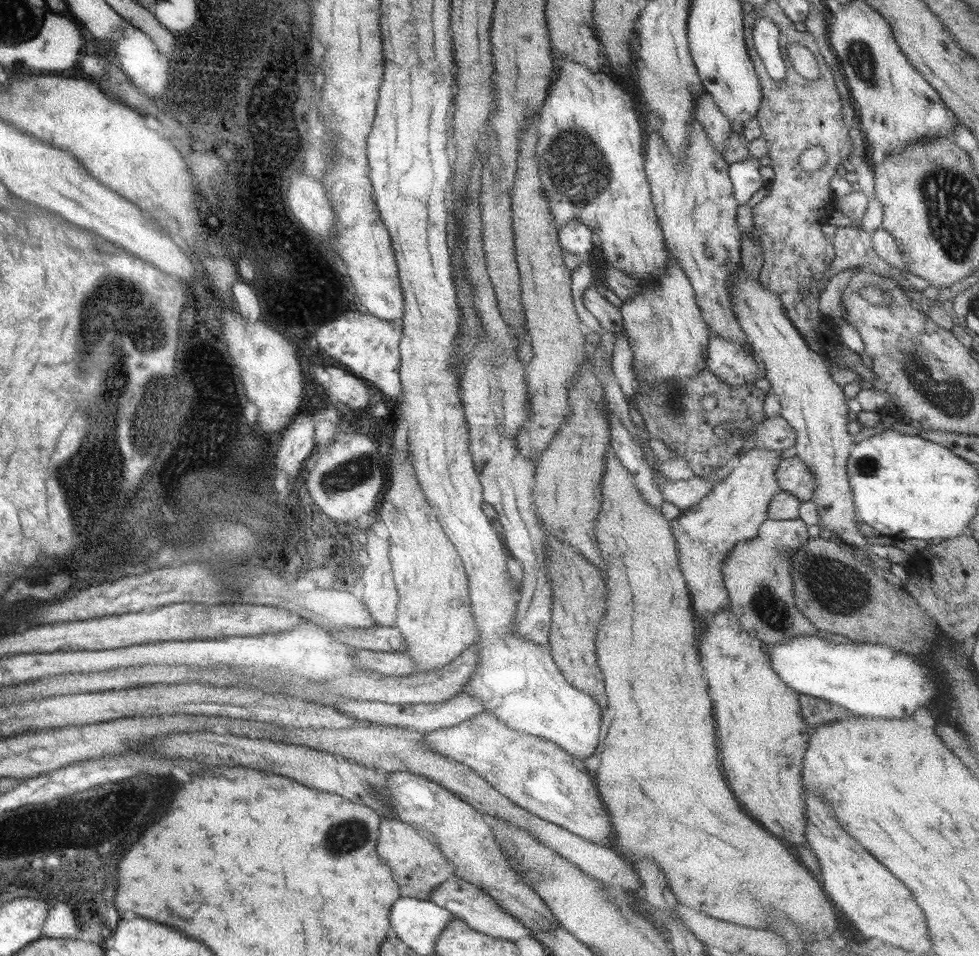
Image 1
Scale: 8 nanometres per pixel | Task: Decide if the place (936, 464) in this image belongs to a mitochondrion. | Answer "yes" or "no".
no

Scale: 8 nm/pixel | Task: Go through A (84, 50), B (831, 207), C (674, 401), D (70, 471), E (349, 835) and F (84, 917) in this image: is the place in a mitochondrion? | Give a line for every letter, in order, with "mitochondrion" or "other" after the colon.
A: other
B: other
C: mitochondrion
D: mitochondrion
E: mitochondrion
F: other

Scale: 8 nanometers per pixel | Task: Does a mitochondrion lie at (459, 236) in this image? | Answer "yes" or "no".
no

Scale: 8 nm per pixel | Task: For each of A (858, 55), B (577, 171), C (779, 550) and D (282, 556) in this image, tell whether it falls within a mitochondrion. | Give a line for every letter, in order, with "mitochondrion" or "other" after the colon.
A: mitochondrion
B: mitochondrion
C: mitochondrion
D: other

